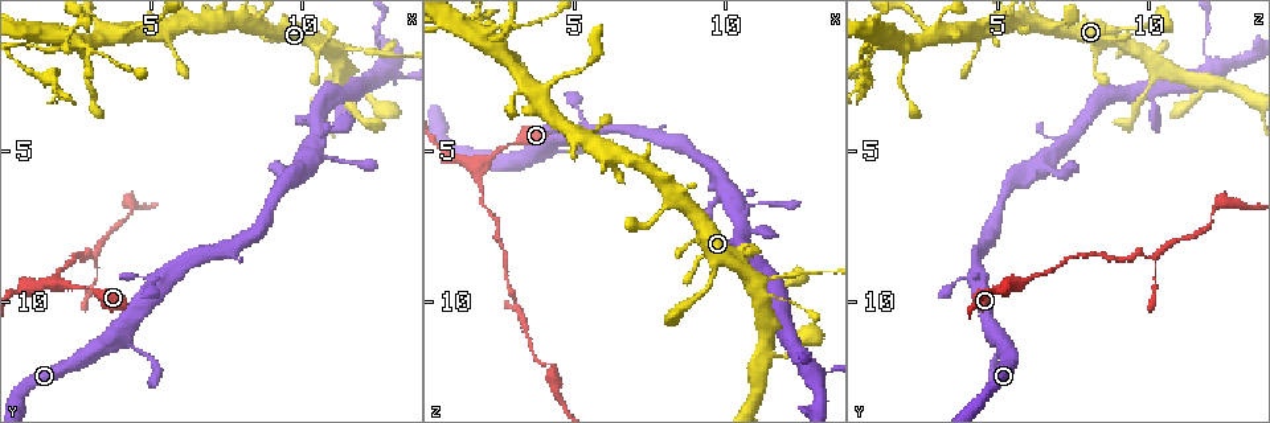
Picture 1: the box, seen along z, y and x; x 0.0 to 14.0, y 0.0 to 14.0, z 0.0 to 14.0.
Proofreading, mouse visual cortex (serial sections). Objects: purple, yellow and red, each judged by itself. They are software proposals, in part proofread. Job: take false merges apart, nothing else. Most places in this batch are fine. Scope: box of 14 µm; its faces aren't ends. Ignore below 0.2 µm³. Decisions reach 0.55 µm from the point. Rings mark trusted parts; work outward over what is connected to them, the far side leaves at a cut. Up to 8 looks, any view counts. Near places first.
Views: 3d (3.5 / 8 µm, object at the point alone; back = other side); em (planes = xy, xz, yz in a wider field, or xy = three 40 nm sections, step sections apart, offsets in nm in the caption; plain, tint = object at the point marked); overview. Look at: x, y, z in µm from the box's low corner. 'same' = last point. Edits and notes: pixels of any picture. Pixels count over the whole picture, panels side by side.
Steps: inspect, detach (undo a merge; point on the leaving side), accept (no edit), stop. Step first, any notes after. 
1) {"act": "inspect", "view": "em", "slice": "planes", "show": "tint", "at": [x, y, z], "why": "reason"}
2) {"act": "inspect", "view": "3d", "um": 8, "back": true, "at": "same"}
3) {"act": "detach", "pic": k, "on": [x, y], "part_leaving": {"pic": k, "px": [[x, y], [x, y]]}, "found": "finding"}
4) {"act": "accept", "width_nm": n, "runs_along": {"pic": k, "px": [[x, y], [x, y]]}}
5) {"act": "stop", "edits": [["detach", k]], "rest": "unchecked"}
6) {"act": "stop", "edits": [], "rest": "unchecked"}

{"act": "inspect", "view": "3d", "um": 8, "at": [1.7, 9.4, 5.5], "why": "abrupt turn"}

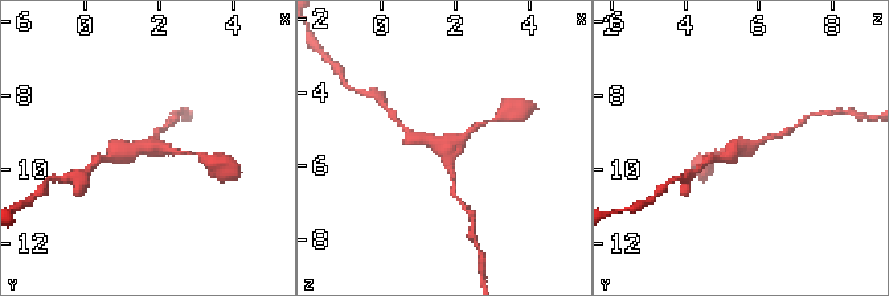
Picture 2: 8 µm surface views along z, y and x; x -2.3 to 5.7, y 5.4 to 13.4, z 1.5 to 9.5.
{"act": "inspect", "view": "3d", "um": 3.5, "at": [1.7, 9.3, 5.4]}

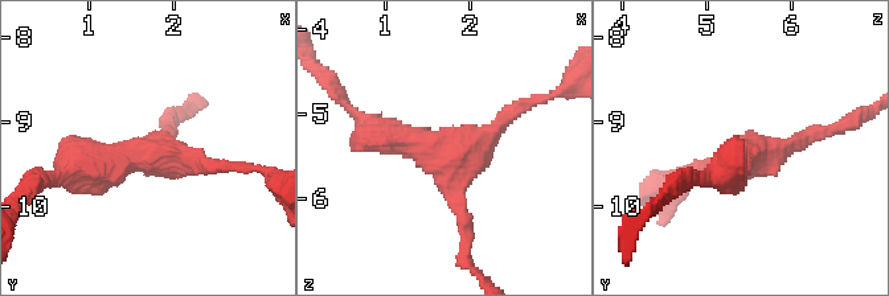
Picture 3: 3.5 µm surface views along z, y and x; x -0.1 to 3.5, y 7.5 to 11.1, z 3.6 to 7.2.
{"act": "inspect", "view": "em", "slice": "planes", "show": "tint", "at": [1.65, 9.30, 5.40], "arms": 3, "arm_widths_nm": [200, 200, 400]}

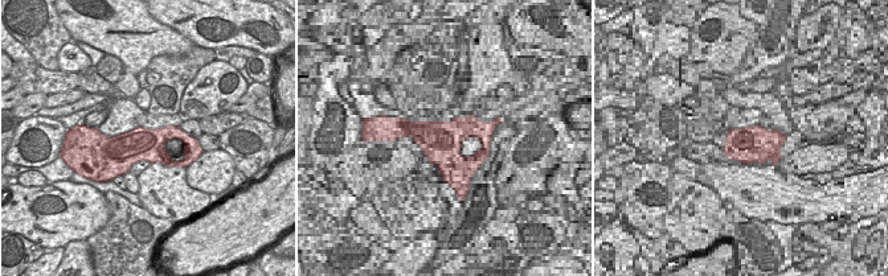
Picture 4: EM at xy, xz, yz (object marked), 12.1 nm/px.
{"act": "accept", "runs_along": {"pic": 3, "px": [[513, 109], [441, 149], [465, 227]]}, "found": "all the same cell"}

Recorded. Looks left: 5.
{"act": "inspect", "view": "3d", "um": 3.5, "at": [3.0, 8.5, 10.1], "why": "narrows sharply"}

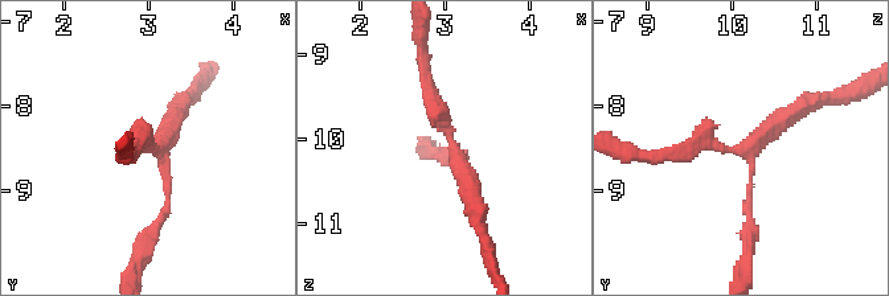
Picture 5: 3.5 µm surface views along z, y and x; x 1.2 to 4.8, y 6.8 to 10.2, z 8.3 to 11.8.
{"act": "accept", "found": "continuous, no second cell"}

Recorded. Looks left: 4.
{"act": "inspect", "view": "3d", "um": 3.5, "at": [12.6, 2.0, 12.0], "why": "looks like a crossing"}

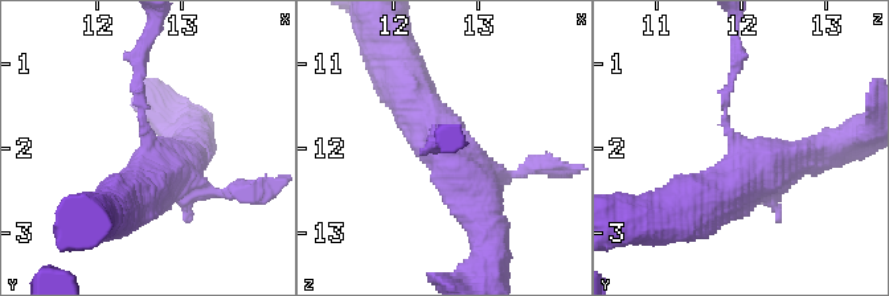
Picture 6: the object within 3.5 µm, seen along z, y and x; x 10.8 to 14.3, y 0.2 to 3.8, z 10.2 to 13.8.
{"act": "inspect", "view": "em", "slice": "xy", "step": 2, "show": "tint", "at": [12.55, 2.00, 11.95], "why": "shape alone is not enough"}

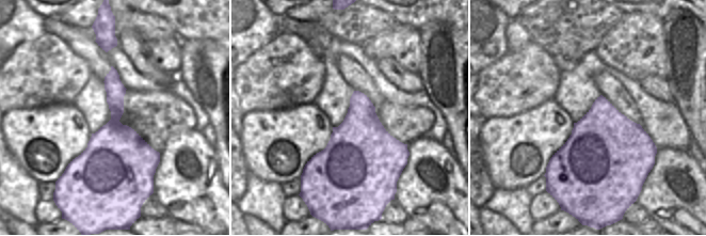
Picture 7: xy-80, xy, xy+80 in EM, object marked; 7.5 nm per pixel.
{"act": "inspect", "view": "em", "slice": "planes", "show": "tint", "at": "same"}

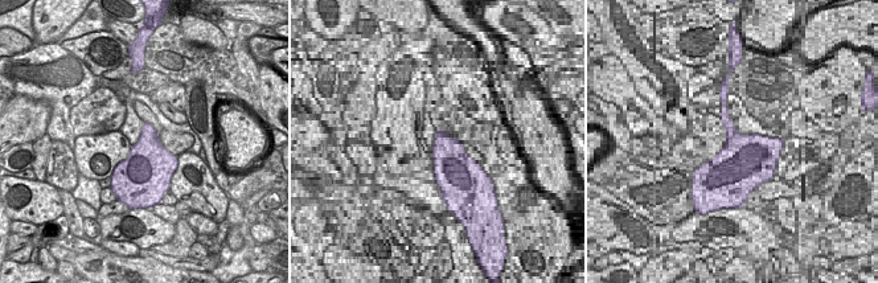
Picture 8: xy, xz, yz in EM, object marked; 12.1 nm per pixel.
{"act": "accept", "arms": 4, "arm_widths_nm": [100, 150, 400, 600], "runs_along": {"pic": 6, "px": [[408, 91], [480, 197], [488, 227]]}, "found": "continuous, no second cell"}

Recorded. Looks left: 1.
{"act": "stop", "edits": [], "rest": "unchecked"}

